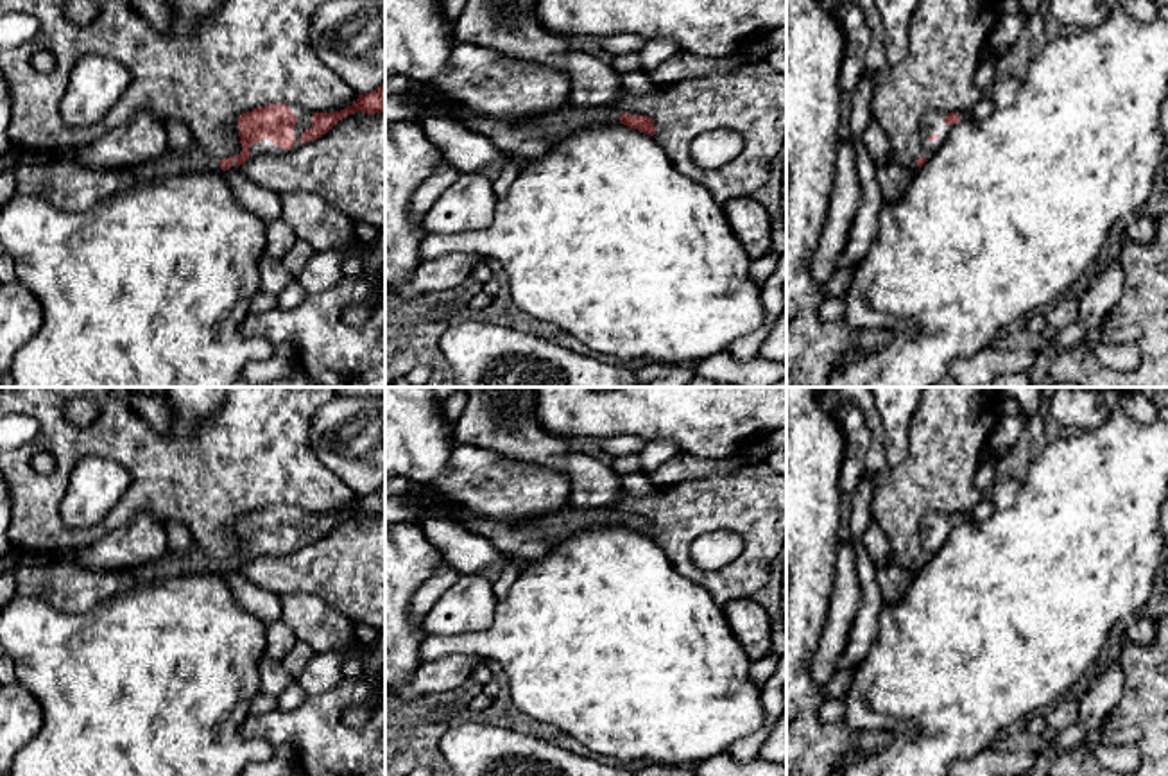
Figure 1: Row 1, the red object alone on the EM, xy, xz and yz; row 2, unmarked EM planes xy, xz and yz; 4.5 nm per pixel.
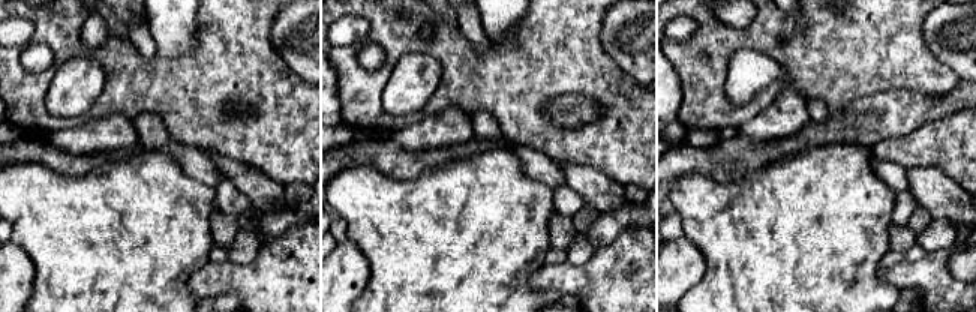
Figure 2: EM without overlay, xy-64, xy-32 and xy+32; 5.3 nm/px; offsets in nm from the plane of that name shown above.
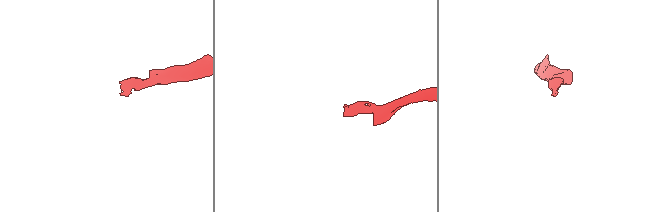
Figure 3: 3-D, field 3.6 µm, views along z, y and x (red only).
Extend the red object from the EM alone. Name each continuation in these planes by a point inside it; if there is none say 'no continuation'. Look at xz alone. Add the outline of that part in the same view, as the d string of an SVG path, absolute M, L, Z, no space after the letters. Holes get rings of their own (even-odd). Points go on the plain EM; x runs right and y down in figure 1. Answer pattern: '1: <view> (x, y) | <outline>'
1: xz (532, 540) | M385 479L385 500L394 496L412 496L421 502L417 523L425 518L453 520L489 539L503 556L528 561L541 559L584 529L620 525L622 518L622 513L613 509L577 509L566 504L559 513L520 525L502 525L439 491L419 487L407 479Z

